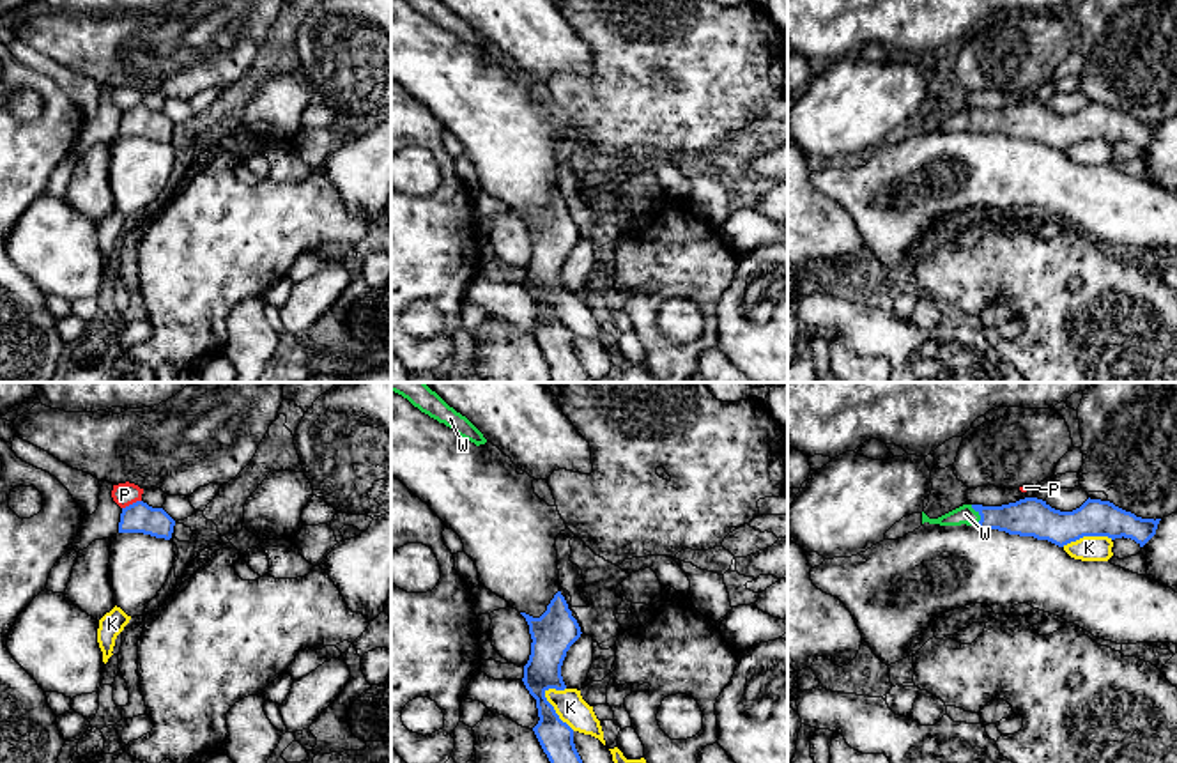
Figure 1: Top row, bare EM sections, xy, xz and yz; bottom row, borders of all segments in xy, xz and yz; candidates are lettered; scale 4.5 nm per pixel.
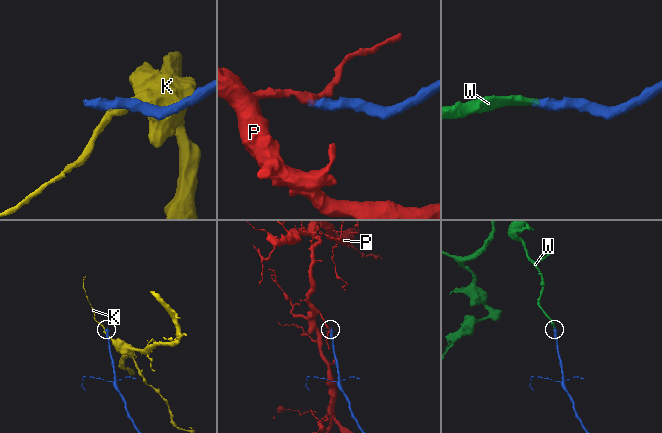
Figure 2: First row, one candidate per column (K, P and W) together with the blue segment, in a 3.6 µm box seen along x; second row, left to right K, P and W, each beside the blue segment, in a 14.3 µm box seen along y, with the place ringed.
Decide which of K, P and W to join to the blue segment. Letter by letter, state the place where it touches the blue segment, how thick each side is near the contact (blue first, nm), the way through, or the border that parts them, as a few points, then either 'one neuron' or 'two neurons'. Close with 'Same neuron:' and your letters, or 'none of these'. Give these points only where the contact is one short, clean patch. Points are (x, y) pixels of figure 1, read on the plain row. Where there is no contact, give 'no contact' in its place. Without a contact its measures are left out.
K: contact xz (554, 314); calibres 160 and 140 nm; border xz (546, 292), (546, 303), (574, 333); two neurons
P: contact xy (133, 107); calibres 140 and 110 nm; two neurons
W: contact yz (979, 117); calibres 180 and 90 nm; way yz (1027, 121), (979, 117), (965, 117); one neuron
Same neuron: W

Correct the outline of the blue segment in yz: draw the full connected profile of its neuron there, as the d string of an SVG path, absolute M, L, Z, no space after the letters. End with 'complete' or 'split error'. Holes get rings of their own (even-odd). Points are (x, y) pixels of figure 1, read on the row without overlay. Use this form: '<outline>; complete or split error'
M1025 101L1002 110L963 108L938 122L922 115L922 127L977 129L1009 138L1048 143L1058 150L1083 140L1131 142L1143 150L1158 133L1161 122L1142 122L1110 104L1087 103L1073 115L1051 112L1037 101Z; split error

